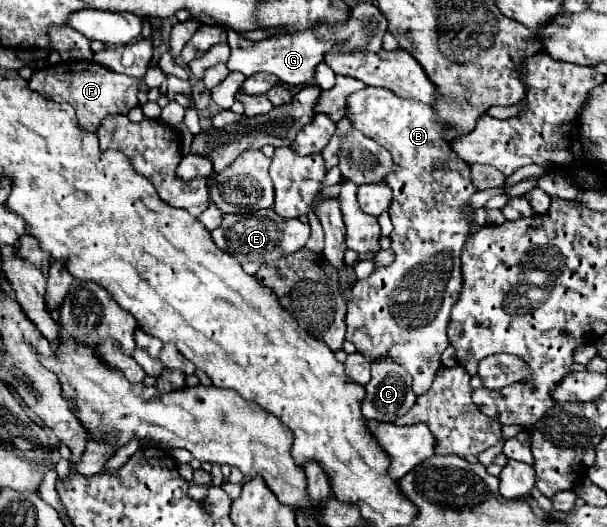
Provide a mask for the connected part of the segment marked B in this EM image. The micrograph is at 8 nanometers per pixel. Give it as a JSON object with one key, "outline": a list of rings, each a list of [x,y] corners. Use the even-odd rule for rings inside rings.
{"outline":[[[365,86],[347,98],[345,116],[353,128],[389,150],[395,162],[395,170],[391,170],[391,174],[385,178],[385,184],[393,190],[389,214],[395,226],[391,234],[395,262],[391,266],[377,268],[369,278],[355,282],[351,290],[351,302],[347,304],[345,340],[353,342],[357,352],[363,354],[367,362],[391,358],[393,362],[401,364],[413,376],[413,392],[419,396],[431,388],[431,382],[441,366],[441,354],[449,346],[449,314],[461,292],[461,248],[469,236],[469,226],[473,220],[473,214],[465,212],[465,206],[477,190],[471,182],[469,166],[443,140],[443,126],[431,106],[407,102],[407,98],[391,94],[391,90]]]}

